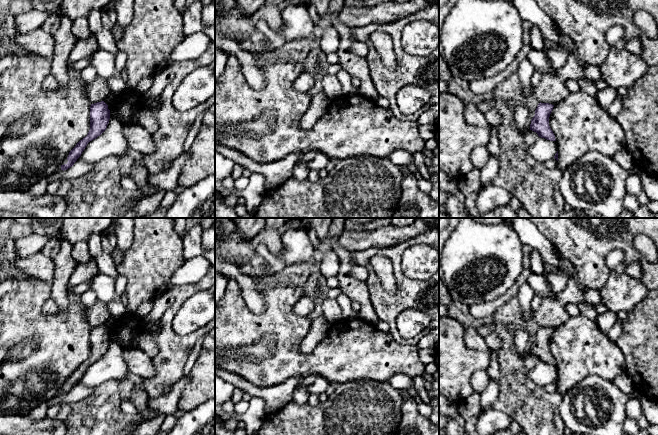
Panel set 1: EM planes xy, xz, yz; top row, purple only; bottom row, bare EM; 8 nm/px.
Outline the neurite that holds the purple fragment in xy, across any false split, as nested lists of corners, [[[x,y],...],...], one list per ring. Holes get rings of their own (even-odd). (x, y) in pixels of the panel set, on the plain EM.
[[[97,326],[90,330],[90,354],[86,361],[80,364],[76,370],[69,376],[68,386],[61,389],[61,394],[67,394],[72,391],[81,380],[87,368],[100,360],[107,352],[110,343],[110,334],[104,326]]]

